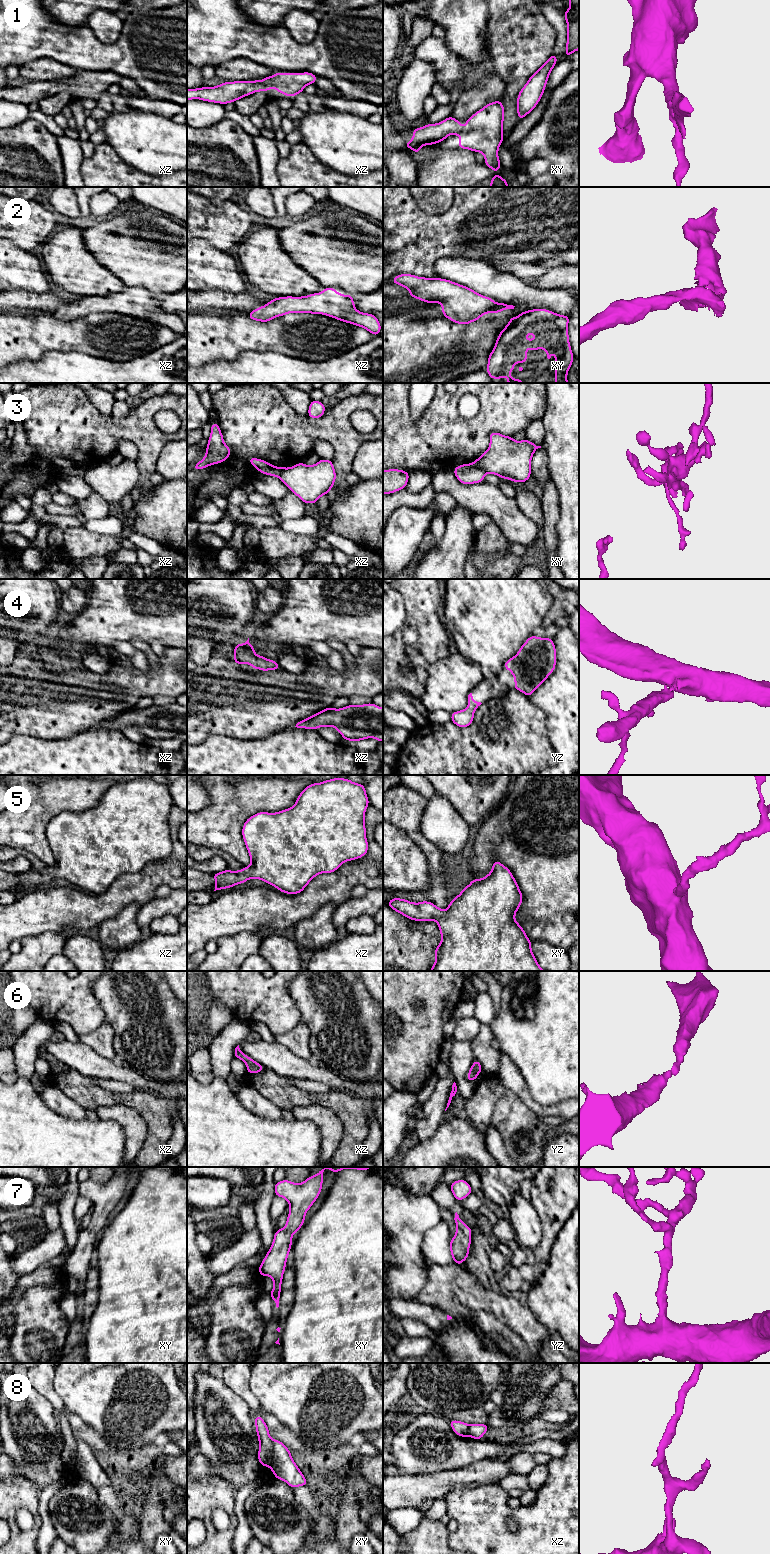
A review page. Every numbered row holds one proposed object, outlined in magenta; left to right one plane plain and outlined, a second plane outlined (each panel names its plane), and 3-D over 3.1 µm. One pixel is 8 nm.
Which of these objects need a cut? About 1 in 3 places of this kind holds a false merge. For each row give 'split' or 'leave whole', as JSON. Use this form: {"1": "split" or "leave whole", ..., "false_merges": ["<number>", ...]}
{"1": "leave whole", "2": "leave whole", "3": "split", "4": "leave whole", "5": "leave whole", "6": "leave whole", "7": "leave whole", "8": "split", "false_merges": ["3", "8"]}

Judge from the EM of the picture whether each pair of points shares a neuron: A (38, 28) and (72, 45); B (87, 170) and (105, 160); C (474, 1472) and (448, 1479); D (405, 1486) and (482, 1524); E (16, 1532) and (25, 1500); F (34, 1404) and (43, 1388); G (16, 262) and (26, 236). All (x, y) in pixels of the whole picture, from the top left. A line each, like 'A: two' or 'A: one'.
A: one
B: one
C: one
D: two
E: one
F: two
G: two

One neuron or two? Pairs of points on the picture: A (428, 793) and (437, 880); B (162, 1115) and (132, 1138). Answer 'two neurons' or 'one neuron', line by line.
A: two neurons
B: two neurons

